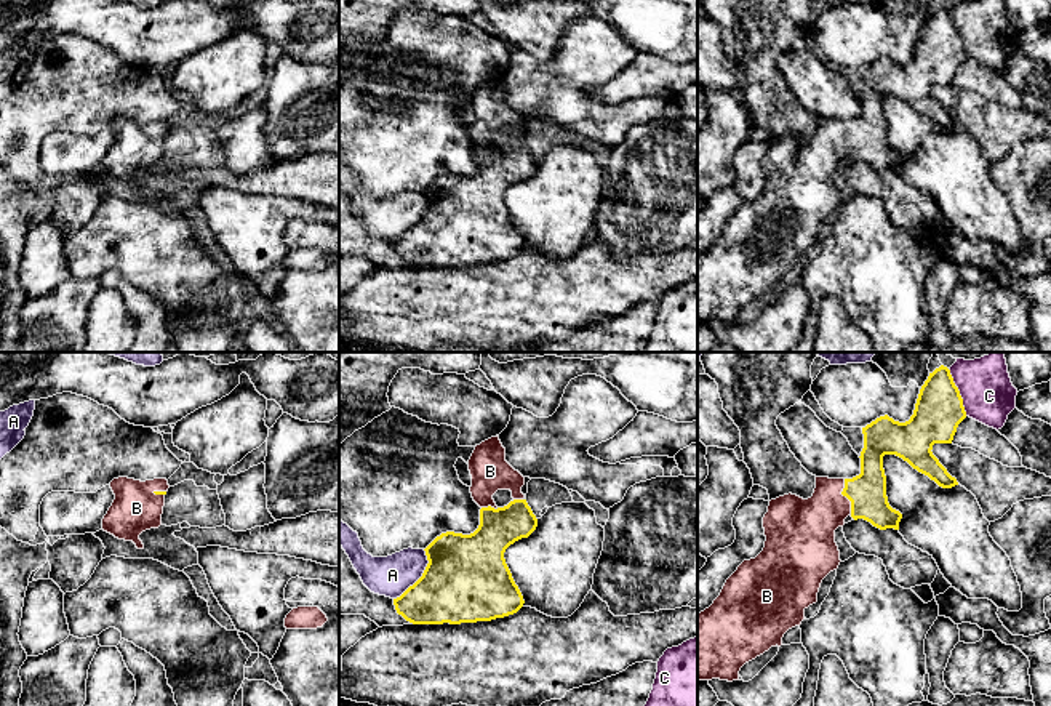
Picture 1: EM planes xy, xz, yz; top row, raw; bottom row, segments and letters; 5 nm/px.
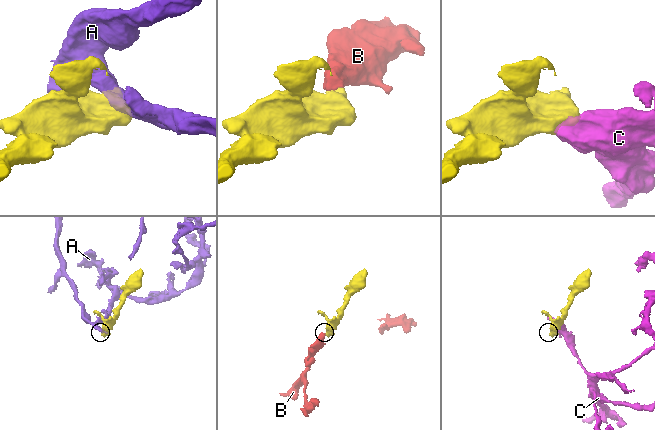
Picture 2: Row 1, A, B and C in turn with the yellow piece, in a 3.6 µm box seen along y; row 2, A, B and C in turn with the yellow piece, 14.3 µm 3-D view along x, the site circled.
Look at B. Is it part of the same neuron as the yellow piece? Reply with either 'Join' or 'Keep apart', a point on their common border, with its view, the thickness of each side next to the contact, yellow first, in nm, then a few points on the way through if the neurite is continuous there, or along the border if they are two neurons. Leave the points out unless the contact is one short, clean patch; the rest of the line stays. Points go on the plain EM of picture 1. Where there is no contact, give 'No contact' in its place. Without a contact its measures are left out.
Join. Touches yellow at yz (845, 136). Thickness 190 nm (yellow) against 280 nm. Path across: yz (867, 133), (864, 136), (845, 136), (837, 140), (807, 168)

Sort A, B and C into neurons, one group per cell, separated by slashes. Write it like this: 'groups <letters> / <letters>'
groups A / B / C

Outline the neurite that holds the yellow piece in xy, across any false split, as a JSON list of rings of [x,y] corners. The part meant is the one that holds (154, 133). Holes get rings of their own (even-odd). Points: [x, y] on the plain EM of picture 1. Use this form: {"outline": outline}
{"outline": [[[118,118],[110,123],[110,130],[115,141],[102,160],[102,171],[144,191],[139,176],[162,166],[165,136],[170,130],[168,122],[141,123]]]}

